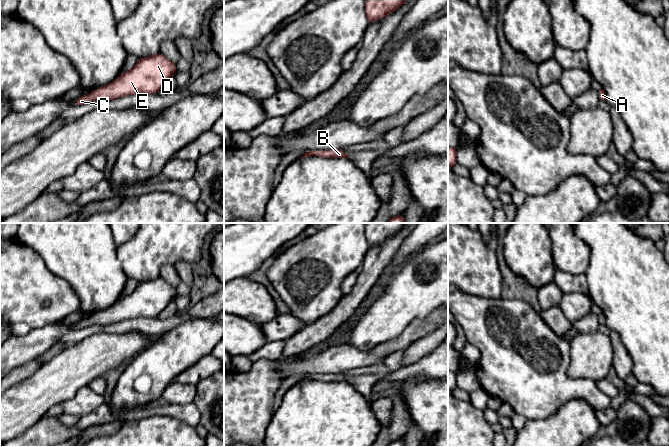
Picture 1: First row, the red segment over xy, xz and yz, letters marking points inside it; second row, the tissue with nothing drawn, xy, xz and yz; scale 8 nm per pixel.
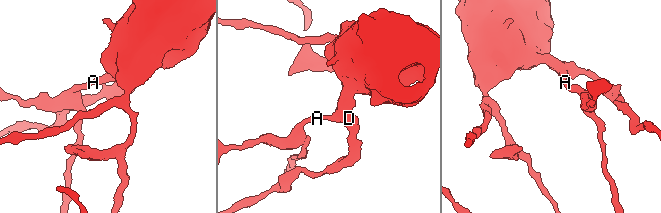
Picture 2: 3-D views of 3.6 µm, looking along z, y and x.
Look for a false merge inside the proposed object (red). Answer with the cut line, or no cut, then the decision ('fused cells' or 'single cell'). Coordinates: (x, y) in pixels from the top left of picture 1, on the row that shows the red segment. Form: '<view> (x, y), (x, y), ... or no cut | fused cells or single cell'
no cut | single cell

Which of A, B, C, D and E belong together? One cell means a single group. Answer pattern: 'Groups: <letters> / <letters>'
Groups: A B C D E

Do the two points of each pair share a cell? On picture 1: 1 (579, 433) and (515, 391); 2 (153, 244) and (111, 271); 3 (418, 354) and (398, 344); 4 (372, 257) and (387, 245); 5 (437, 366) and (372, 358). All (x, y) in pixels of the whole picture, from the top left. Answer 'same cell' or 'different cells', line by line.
1: different cells
2: different cells
3: different cells
4: same cell
5: different cells

